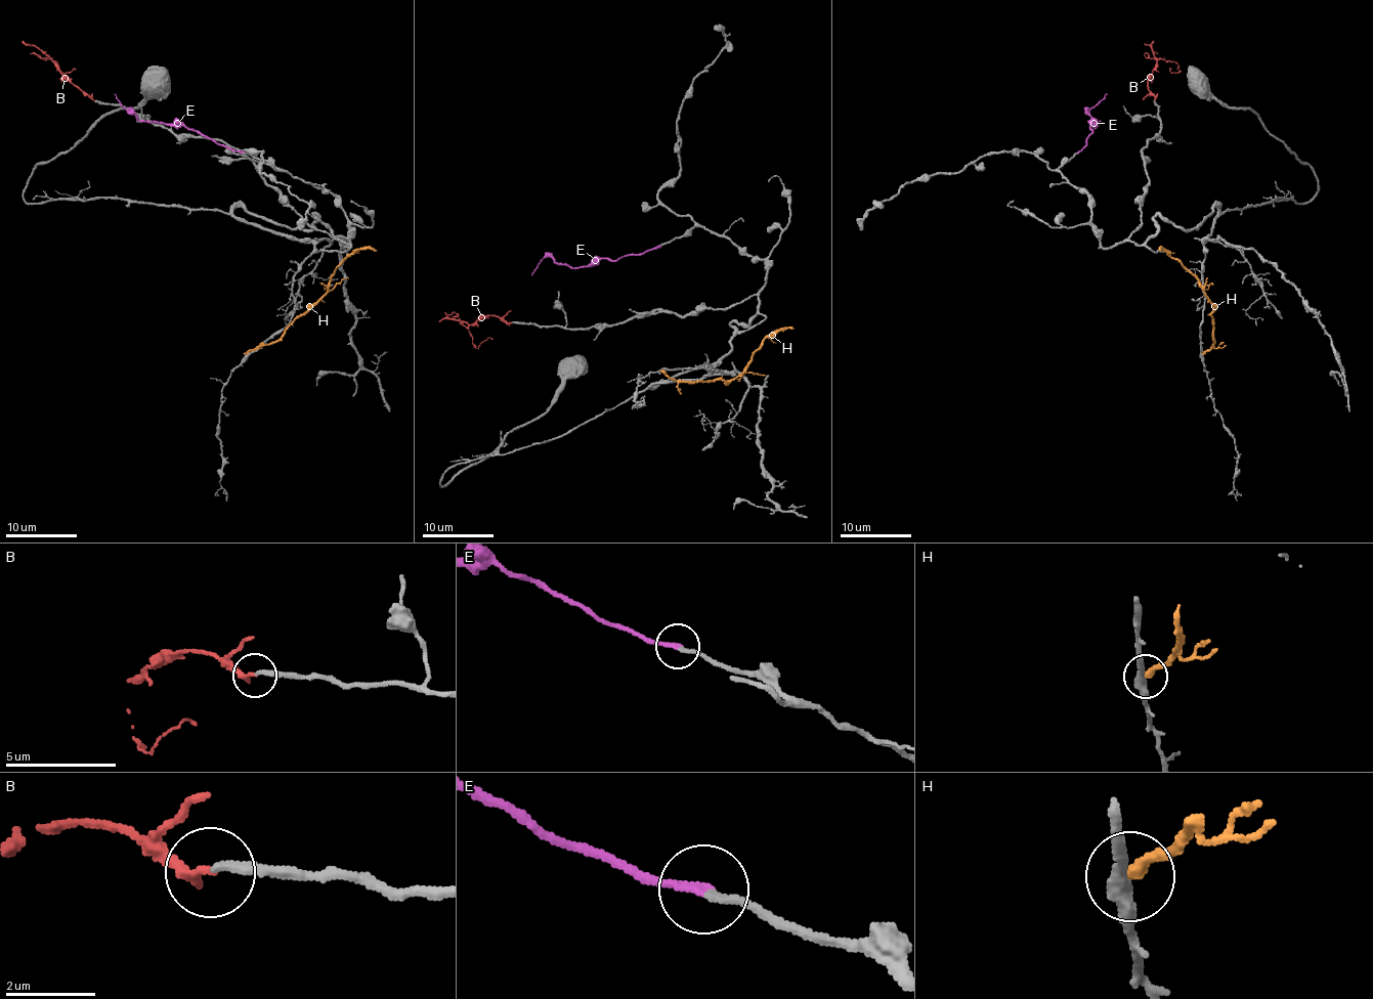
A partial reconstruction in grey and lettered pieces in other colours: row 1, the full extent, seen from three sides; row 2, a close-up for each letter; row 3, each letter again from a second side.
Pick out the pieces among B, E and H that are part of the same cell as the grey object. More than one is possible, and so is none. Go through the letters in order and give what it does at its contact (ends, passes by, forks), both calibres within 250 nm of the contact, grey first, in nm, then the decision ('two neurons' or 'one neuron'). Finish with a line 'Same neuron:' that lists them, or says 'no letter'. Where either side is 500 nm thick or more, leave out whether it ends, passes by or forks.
B: it ends there; 220 nm thick on the grey side, 240 nm on the other; two neurons
E: it ends there; 190 nm thick on the grey side, 190 nm on the other; one neuron
H: it ends there; 360 nm thick on the grey side, 300 nm on the other; two neurons
Same neuron: E

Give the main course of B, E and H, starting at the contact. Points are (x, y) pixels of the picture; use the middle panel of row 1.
B: (511, 323), (498, 316), (483, 316), (469, 327), (476, 347), (491, 340)
E: (658, 246), (617, 260), (600, 260), (573, 268), (557, 265), (547, 256), (530, 275)
H: (663, 372), (676, 380), (731, 380), (743, 372), (751, 355), (767, 338), (794, 327)

